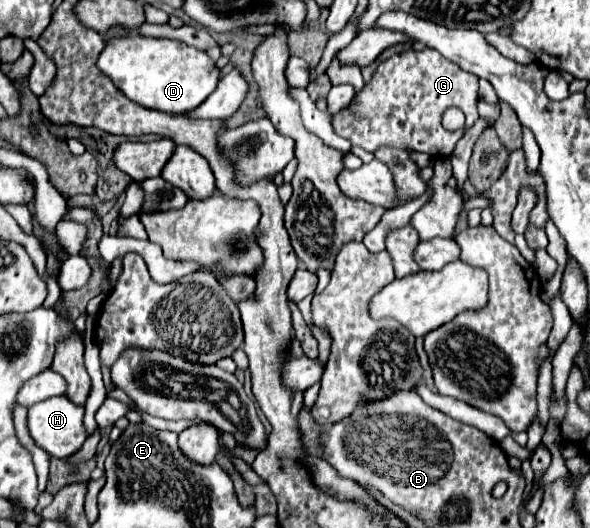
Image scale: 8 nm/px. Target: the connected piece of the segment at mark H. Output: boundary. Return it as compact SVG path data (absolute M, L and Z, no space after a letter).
M55 396L43 402L37 402L29 408L29 432L33 436L33 440L51 456L55 458L69 458L75 452L79 452L79 448L83 446L83 442L87 440L87 432L83 426L83 414L85 408L71 402L67 396Z

